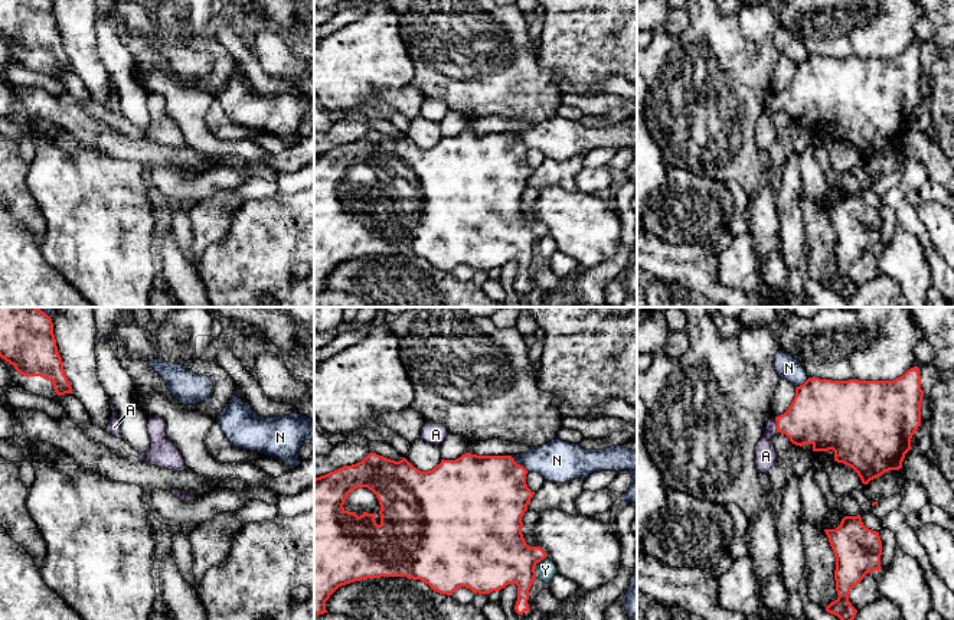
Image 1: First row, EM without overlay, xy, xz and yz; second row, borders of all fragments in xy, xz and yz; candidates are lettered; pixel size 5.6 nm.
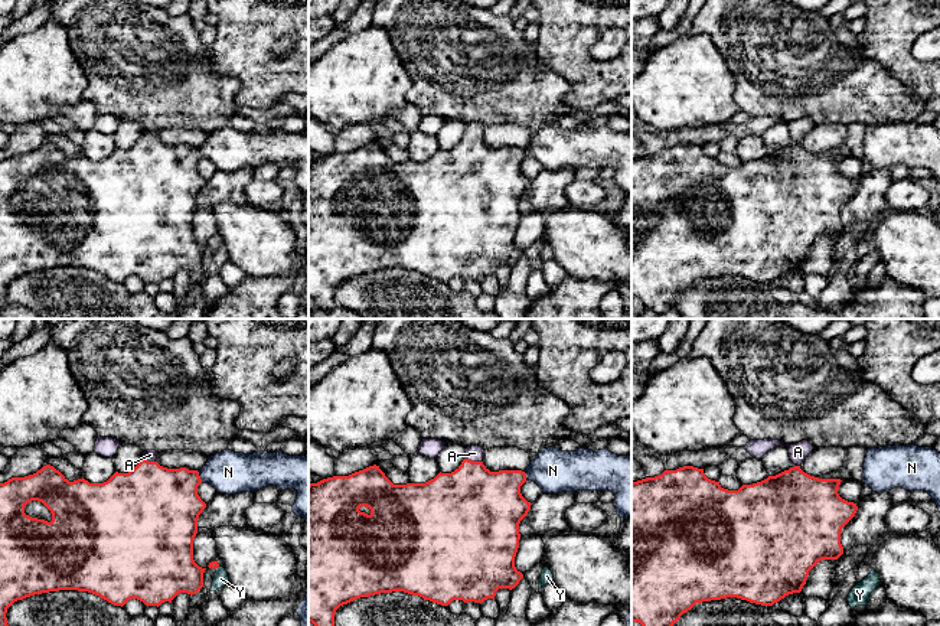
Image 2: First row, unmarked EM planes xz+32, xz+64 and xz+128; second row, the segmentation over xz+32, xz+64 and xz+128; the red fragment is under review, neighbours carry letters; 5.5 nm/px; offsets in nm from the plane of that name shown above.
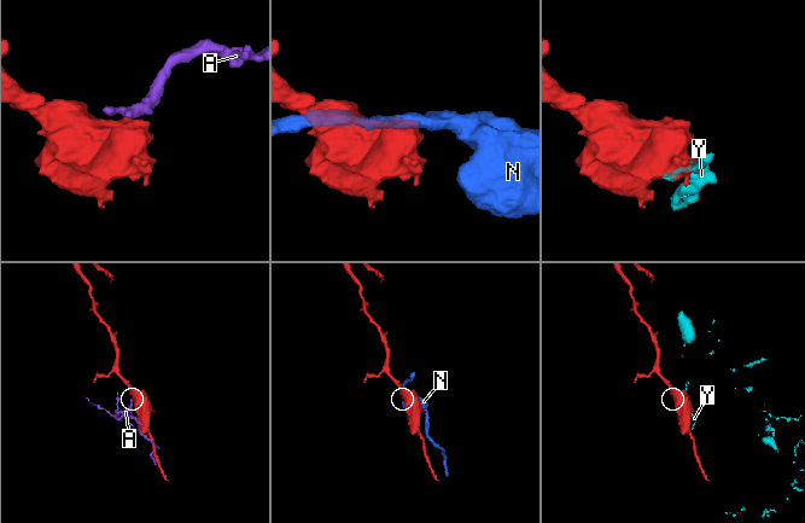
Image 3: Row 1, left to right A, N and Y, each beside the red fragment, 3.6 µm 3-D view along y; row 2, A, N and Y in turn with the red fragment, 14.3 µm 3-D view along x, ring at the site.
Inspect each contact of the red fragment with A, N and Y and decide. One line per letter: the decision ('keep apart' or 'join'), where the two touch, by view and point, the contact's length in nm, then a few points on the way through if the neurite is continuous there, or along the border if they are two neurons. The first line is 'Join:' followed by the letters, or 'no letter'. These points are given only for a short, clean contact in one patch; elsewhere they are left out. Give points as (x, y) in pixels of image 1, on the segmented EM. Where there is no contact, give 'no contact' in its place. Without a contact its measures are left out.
Join: A
A: join | yz (777, 424) | 90 nm | across yz (820, 414), (804, 423), (777, 424), (767, 437), (765, 456)
N: keep apart | xz (519, 464) | 130 nm
Y: keep apart | xz (535, 571) | 70 nm | along xz (536, 565), (535, 577)

